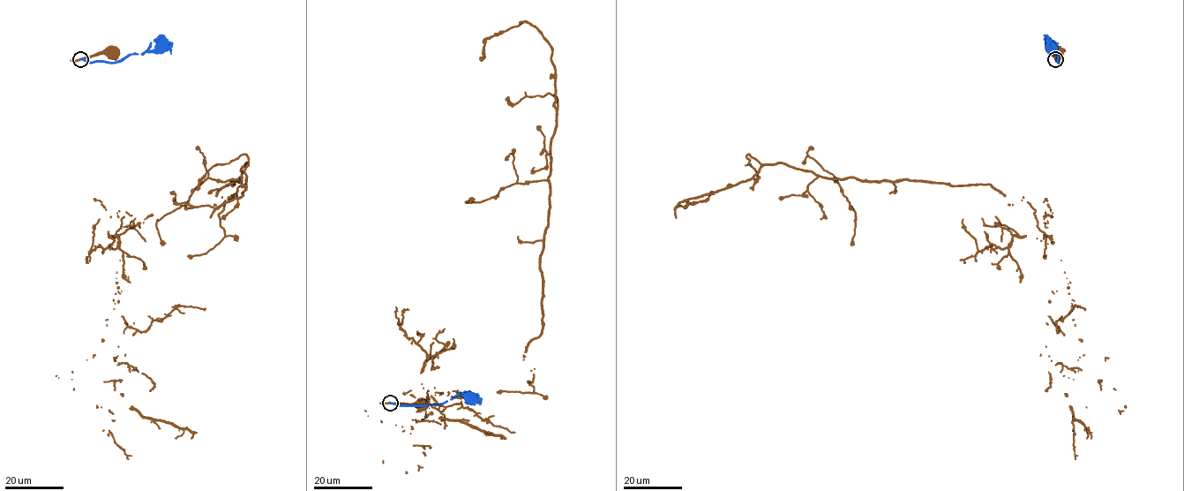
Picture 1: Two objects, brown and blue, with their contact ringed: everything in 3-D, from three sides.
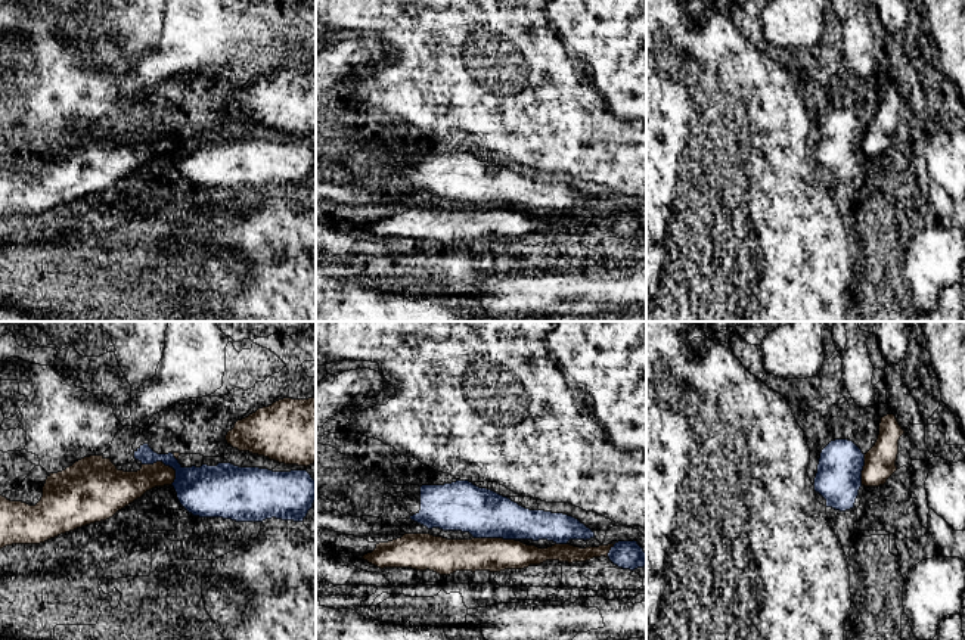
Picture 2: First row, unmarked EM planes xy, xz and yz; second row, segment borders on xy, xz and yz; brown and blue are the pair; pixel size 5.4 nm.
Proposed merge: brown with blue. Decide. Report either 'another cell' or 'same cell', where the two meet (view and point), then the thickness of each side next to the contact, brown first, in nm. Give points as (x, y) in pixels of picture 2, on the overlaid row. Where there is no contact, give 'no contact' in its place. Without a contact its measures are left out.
another cell; meets brown in xy at (161, 462); 180 nm thick on the brown side, 240 nm on the other

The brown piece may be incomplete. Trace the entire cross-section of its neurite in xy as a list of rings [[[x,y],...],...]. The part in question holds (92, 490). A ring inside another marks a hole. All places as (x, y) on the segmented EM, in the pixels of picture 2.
[[[103,456],[84,457],[62,472],[50,473],[35,506],[0,495],[0,549],[40,544],[106,521],[146,491],[171,485],[174,479],[176,470],[162,462],[124,472]]]

